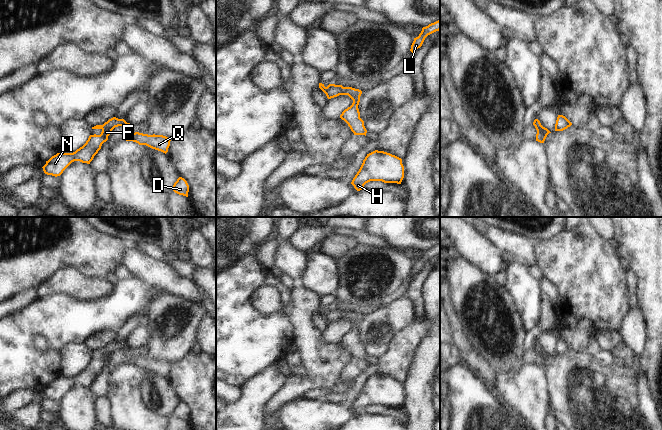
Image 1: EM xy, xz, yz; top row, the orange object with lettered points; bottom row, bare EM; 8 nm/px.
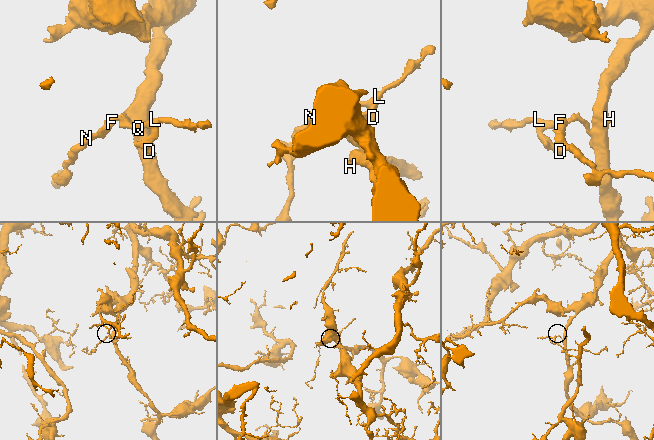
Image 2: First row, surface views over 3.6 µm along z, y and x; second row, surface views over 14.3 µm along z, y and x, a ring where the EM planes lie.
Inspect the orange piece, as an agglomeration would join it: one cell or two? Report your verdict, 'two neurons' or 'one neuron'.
one neuron

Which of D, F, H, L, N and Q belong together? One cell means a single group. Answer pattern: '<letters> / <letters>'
D F H L N Q

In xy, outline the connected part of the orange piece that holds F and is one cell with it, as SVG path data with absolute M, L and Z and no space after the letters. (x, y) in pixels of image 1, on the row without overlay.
M113 341L103 349L92 351L92 353L101 353L101 358L90 359L86 367L73 377L62 376L52 380L42 391L44 397L57 401L60 400L74 385L90 388L94 380L101 373L102 368L108 364L108 360L111 358L112 354L118 350L122 350L124 353L127 353L131 348L127 347L124 343Z

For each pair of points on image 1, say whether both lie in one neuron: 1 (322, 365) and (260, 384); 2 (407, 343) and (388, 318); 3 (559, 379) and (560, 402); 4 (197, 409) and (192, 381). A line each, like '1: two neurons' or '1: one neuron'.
1: two neurons
2: two neurons
3: one neuron
4: one neuron

